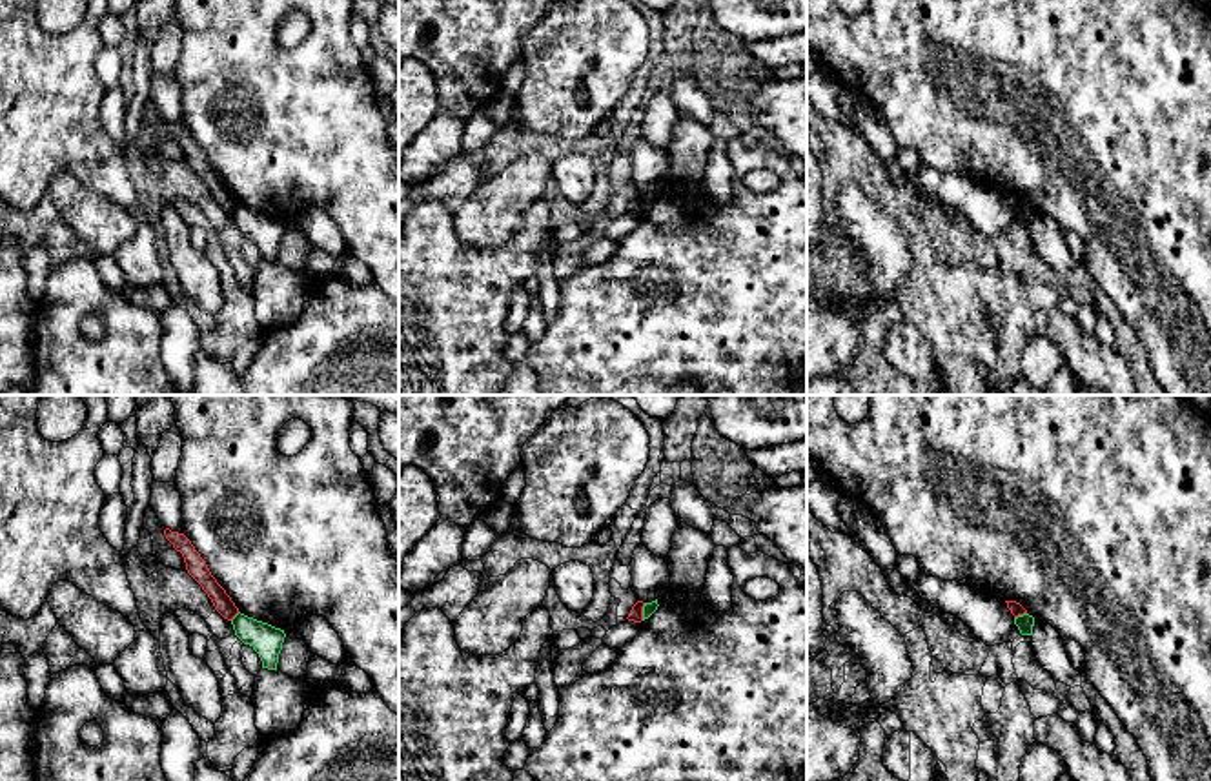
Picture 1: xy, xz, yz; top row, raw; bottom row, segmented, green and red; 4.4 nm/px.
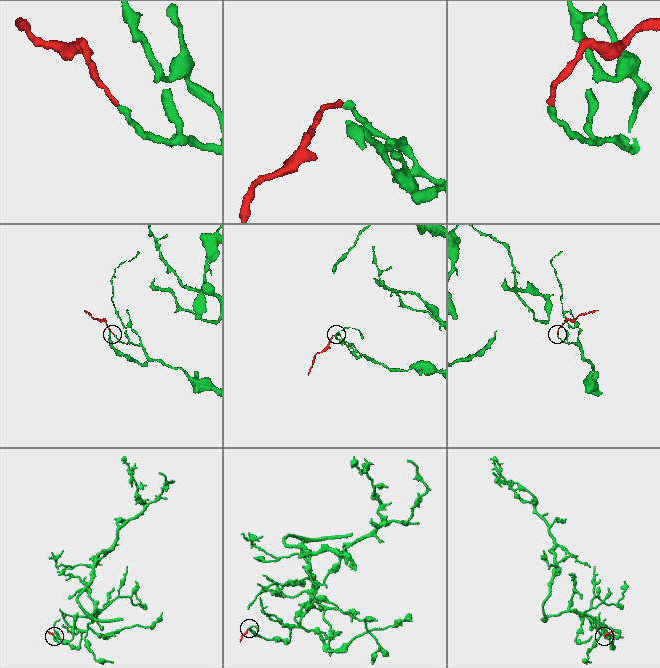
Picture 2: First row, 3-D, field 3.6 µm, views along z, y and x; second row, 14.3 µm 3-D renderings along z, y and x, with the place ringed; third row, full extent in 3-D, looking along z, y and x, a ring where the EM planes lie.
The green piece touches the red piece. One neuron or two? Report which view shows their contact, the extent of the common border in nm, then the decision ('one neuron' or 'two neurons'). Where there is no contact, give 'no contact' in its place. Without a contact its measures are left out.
xz | 80 nm | two neurons

